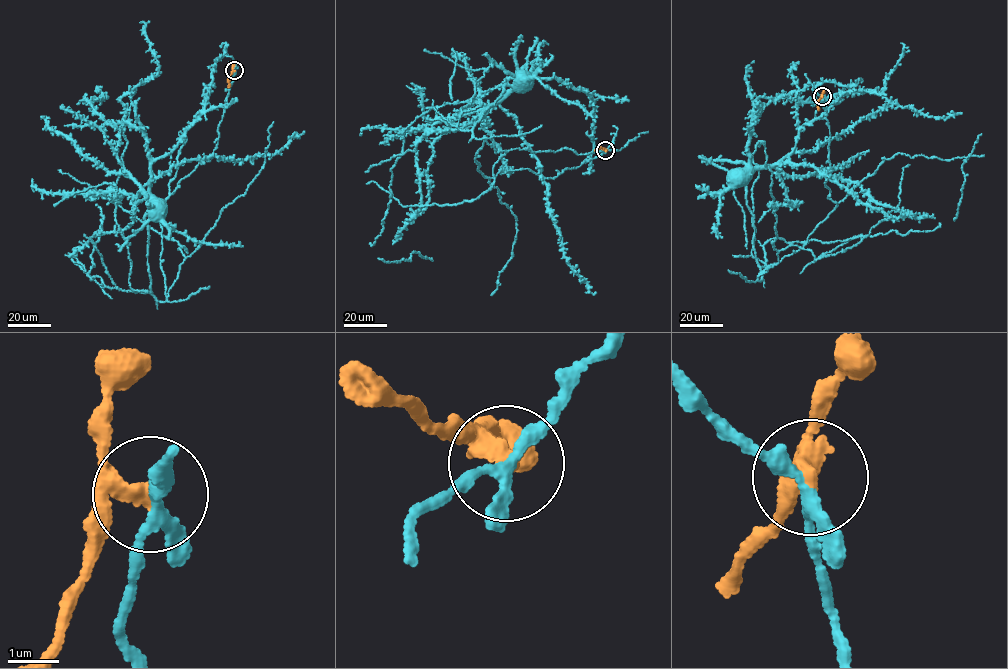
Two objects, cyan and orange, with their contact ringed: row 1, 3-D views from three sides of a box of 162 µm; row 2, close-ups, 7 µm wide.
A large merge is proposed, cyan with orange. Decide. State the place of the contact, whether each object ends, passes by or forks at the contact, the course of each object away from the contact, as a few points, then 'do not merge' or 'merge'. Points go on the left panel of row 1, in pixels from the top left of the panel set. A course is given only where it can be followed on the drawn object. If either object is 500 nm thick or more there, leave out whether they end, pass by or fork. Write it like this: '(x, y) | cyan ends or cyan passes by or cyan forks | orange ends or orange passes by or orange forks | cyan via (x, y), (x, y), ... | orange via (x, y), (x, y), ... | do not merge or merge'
(234, 70) | cyan forks | orange passes by | cyan via (234, 70), (213, 153), (200, 160), (174, 165), (141, 188), (149, 196), (153, 210) | orange via (234, 70), (228, 87) | do not merge

